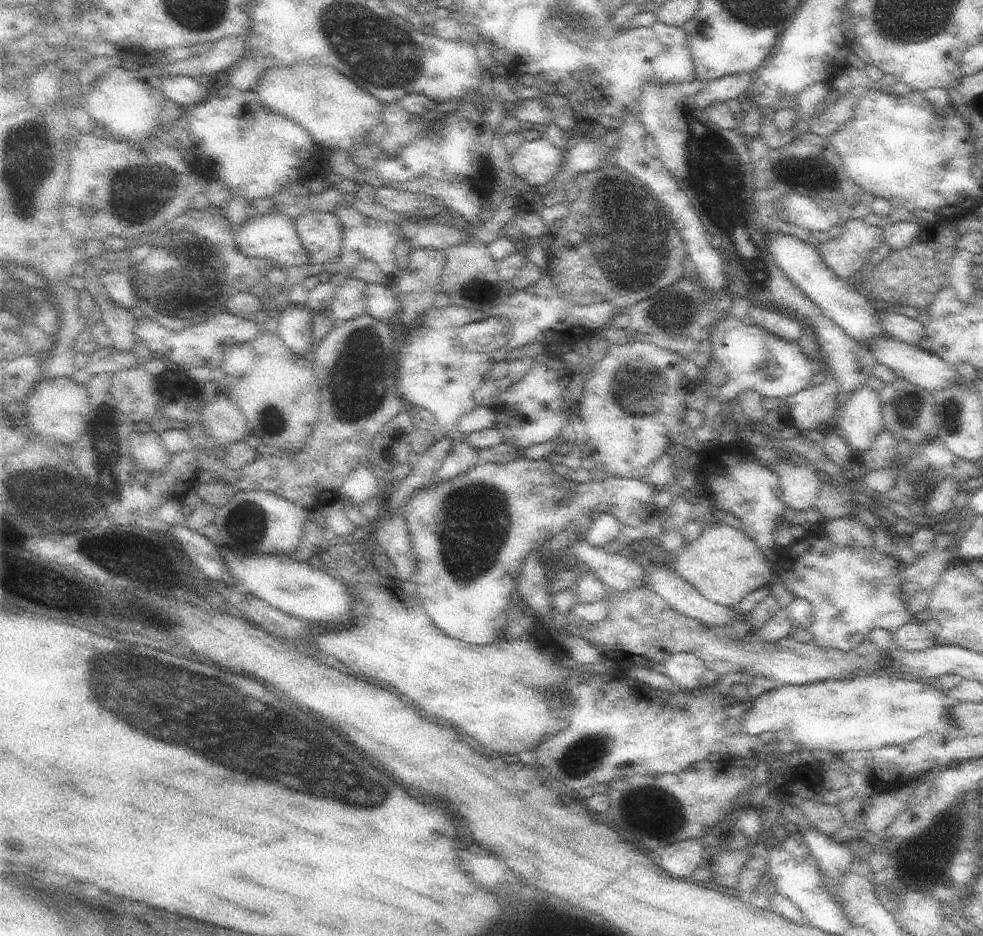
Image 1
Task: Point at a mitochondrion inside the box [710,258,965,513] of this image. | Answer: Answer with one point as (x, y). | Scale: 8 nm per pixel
(948, 416)

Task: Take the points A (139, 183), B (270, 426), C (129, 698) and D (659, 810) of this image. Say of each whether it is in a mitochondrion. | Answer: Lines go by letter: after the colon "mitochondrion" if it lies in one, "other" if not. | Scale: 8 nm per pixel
A: mitochondrion
B: other
C: mitochondrion
D: mitochondrion

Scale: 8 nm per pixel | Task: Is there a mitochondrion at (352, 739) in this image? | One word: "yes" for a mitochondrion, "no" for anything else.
yes

